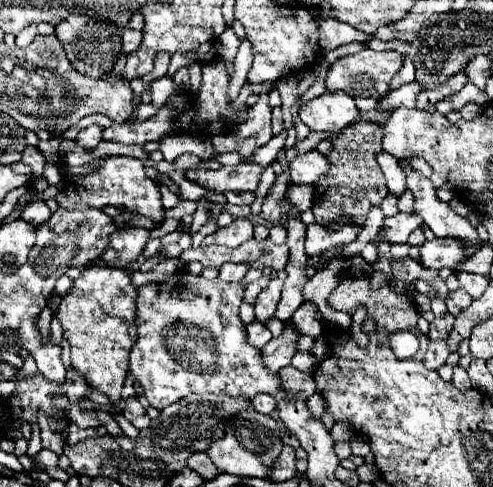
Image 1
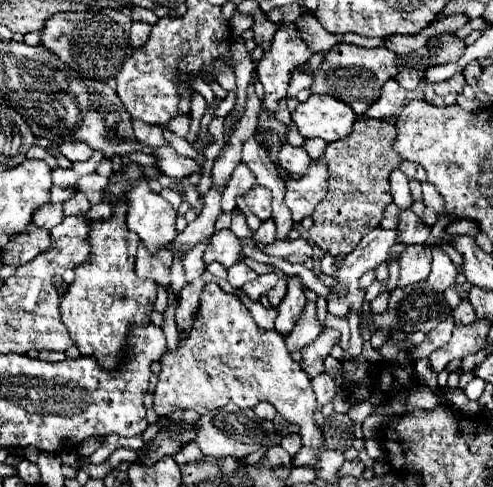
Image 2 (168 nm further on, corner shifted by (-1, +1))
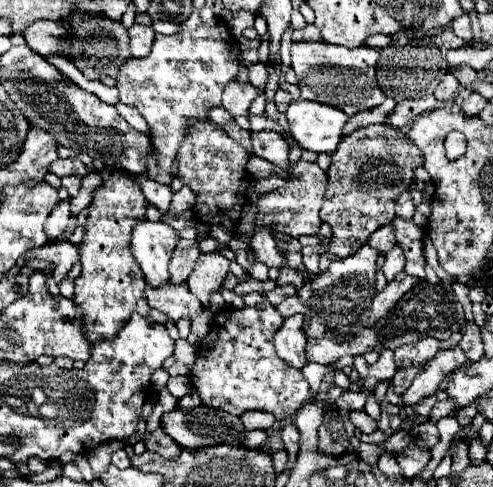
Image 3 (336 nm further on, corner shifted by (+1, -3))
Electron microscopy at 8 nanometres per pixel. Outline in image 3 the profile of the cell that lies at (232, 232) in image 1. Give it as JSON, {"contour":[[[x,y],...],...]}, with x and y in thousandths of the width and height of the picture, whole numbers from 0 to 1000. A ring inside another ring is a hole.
{"contour":[[[422,517],[406,522],[398,550],[389,554],[385,571],[377,575],[385,600],[402,608],[402,616],[422,632],[426,600],[446,595],[450,575],[467,559],[467,534],[446,517]]]}

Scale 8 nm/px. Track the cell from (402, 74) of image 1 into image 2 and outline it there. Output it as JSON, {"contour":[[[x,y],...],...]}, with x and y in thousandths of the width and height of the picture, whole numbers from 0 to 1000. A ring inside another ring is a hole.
{"contour":[[[787,164],[771,189],[771,201],[751,218],[751,226],[738,230],[738,238],[755,242],[799,242],[807,234],[807,222],[815,222],[828,209],[828,189],[799,164]]]}

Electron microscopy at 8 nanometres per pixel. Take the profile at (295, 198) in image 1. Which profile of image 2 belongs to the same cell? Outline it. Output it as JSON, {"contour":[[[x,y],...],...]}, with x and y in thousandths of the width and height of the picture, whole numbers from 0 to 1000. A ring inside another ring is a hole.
{"contour":[[[653,324],[633,329],[625,353],[609,370],[584,366],[580,382],[580,423],[592,435],[596,456],[625,448],[665,390],[665,345]]]}

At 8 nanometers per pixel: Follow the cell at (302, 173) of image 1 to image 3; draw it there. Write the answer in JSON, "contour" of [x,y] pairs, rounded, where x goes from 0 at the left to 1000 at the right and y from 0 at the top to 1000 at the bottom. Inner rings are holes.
{"contour":[[[511,271],[511,296],[515,296],[515,316],[544,329],[548,337],[584,349],[588,345],[588,300],[584,292],[564,275],[564,271]]]}

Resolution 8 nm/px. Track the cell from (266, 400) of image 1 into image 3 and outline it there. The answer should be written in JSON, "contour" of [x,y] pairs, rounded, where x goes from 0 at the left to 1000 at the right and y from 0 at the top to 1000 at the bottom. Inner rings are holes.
{"contour":[[[507,842],[491,854],[491,871],[503,883],[540,883],[556,871],[556,854],[548,854],[548,846],[531,846],[531,842]]]}

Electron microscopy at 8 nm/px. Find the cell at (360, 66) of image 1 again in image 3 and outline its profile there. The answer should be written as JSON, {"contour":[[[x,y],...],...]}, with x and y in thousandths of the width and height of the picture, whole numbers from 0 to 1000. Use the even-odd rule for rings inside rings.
{"contour":[[[600,86],[592,94],[592,140],[604,156],[604,177],[613,185],[617,205],[645,205],[657,214],[686,218],[698,234],[718,238],[734,226],[751,226],[759,218],[771,218],[779,209],[779,189],[767,177],[763,164],[763,127],[767,127],[767,103],[759,103],[759,115],[730,115],[734,99],[702,99],[682,90],[649,90],[645,103],[653,115],[641,115],[637,99],[641,86]]]}

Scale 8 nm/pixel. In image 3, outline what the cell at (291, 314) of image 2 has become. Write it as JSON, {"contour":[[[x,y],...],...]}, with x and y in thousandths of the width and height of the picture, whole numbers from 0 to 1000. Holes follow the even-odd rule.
{"contour":[[[596,645],[576,657],[568,678],[556,690],[556,710],[560,723],[572,739],[580,739],[596,756],[613,756],[621,747],[621,686],[613,678],[617,649]]]}

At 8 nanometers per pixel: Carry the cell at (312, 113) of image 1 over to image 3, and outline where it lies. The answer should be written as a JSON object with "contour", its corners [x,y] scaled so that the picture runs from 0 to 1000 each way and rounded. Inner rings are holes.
{"contour":[[[625,205],[592,209],[580,242],[588,275],[609,304],[657,316],[673,316],[686,304],[698,255],[706,251],[706,238],[690,222]]]}

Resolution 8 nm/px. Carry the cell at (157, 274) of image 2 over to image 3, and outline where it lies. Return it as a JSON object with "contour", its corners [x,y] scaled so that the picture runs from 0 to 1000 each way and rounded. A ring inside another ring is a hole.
{"contour":[[[337,579],[320,591],[296,587],[296,612],[300,612],[304,632],[329,637],[349,657],[361,657],[369,649],[394,653],[410,637],[406,616],[377,591],[373,579],[369,583]]]}

